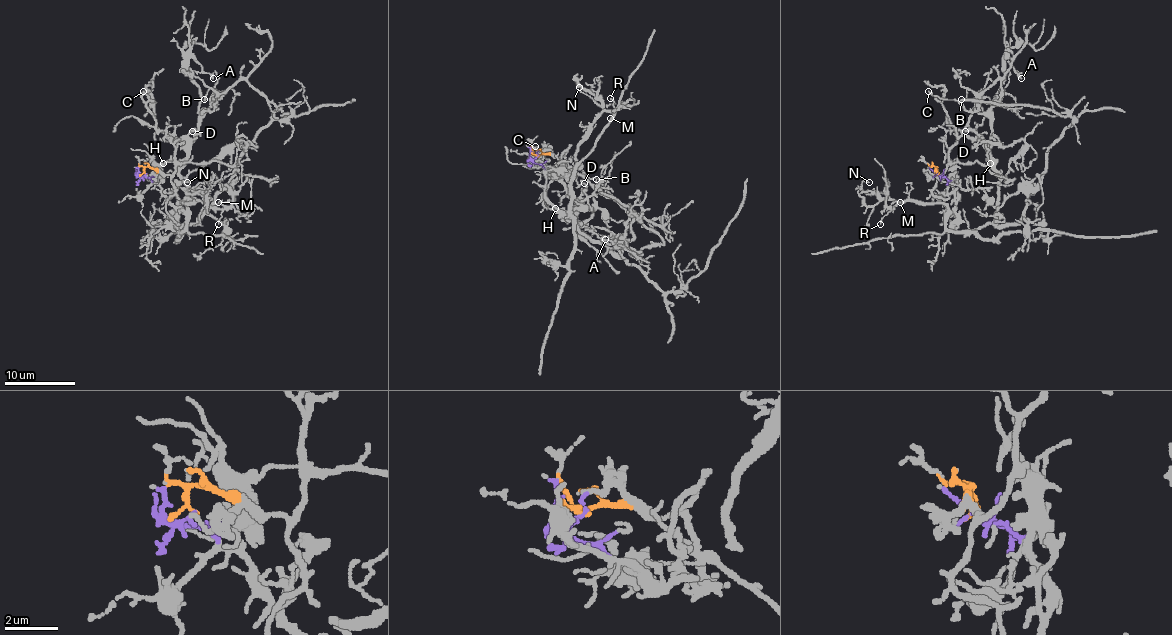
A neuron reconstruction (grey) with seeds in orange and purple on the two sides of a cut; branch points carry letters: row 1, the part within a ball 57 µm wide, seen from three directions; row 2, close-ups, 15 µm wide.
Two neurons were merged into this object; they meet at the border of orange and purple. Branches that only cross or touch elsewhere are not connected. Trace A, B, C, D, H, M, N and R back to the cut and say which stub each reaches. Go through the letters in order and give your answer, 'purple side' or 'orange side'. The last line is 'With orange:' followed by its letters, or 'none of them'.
A: orange side
B: orange side
C: orange side
D: orange side
H: orange side
M: purple side
N: purple side
R: purple side
With orange: A, B, C, D, H

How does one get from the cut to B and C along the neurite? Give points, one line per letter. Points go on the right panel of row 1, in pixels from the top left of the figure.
B: (938, 174), (961, 135), (990, 141), (990, 119), (976, 111), (974, 93), (967, 89), (961, 100)
C: (938, 174), (937, 167), (940, 174), (945, 167), (951, 121), (928, 91)

